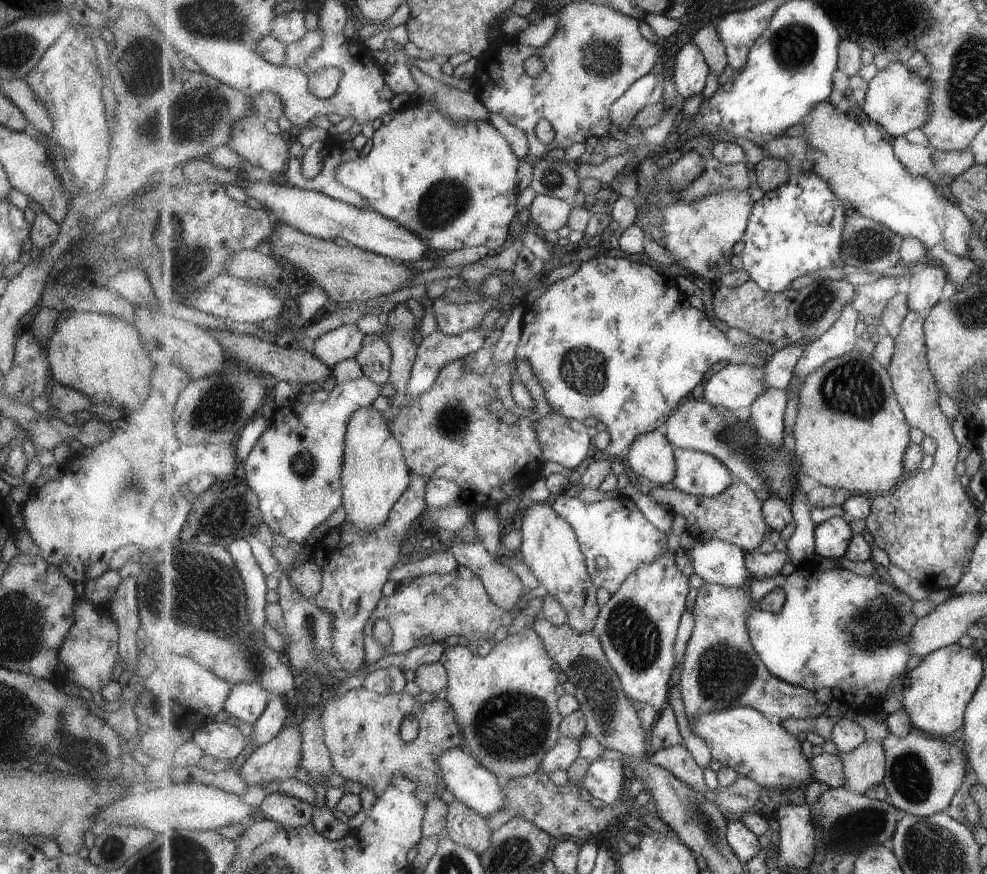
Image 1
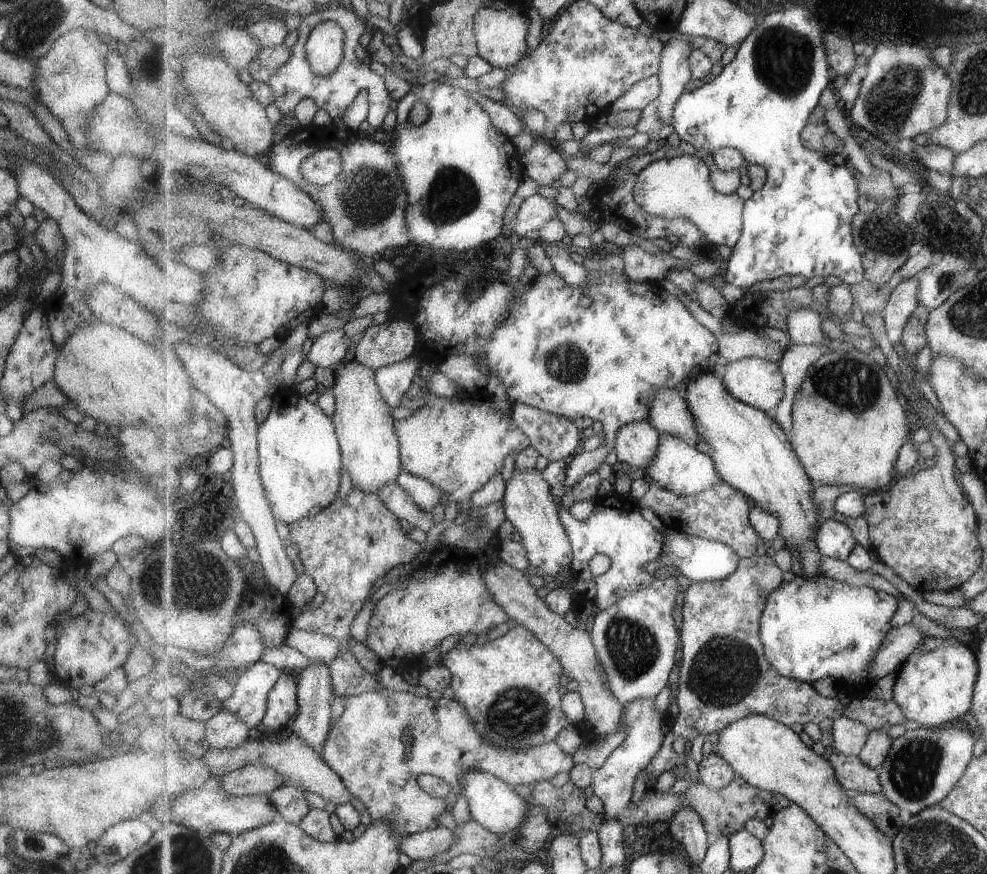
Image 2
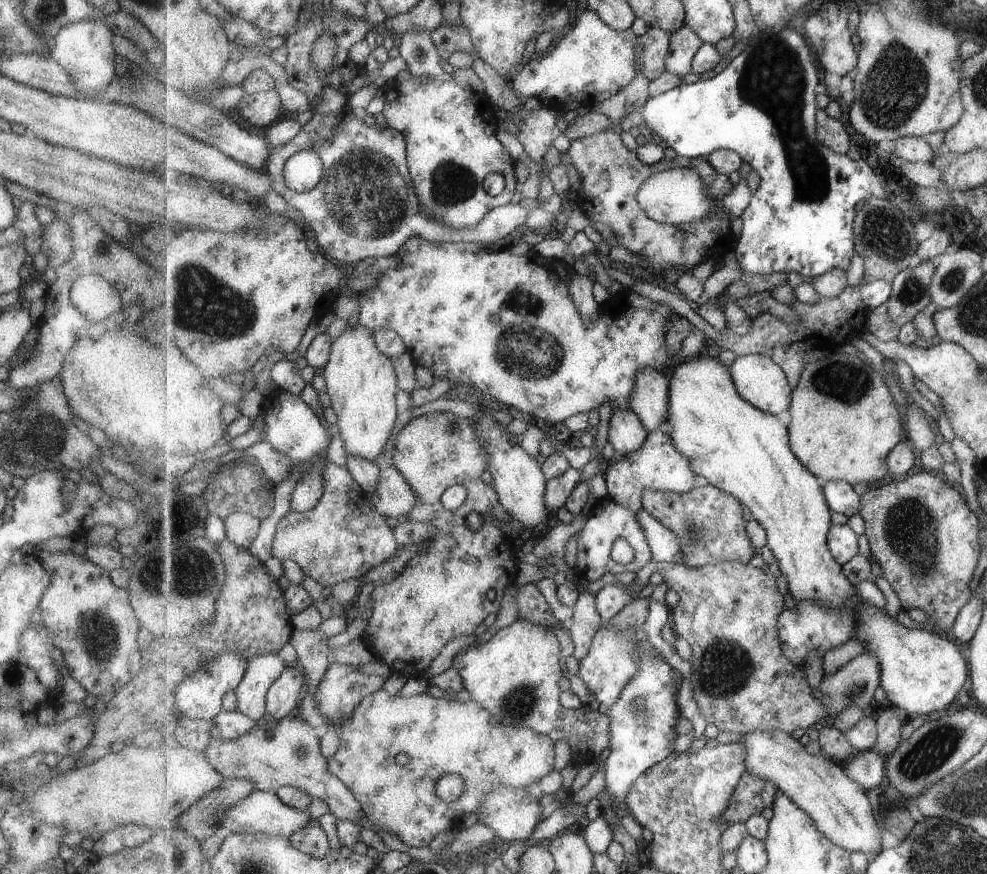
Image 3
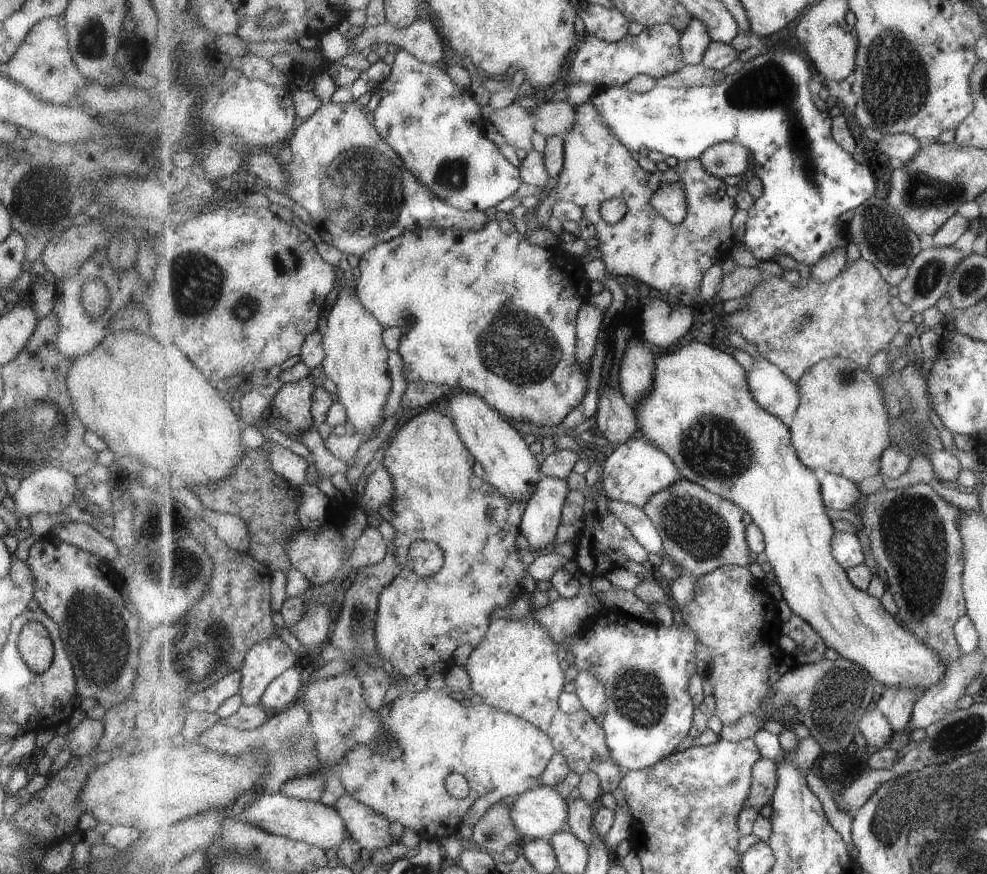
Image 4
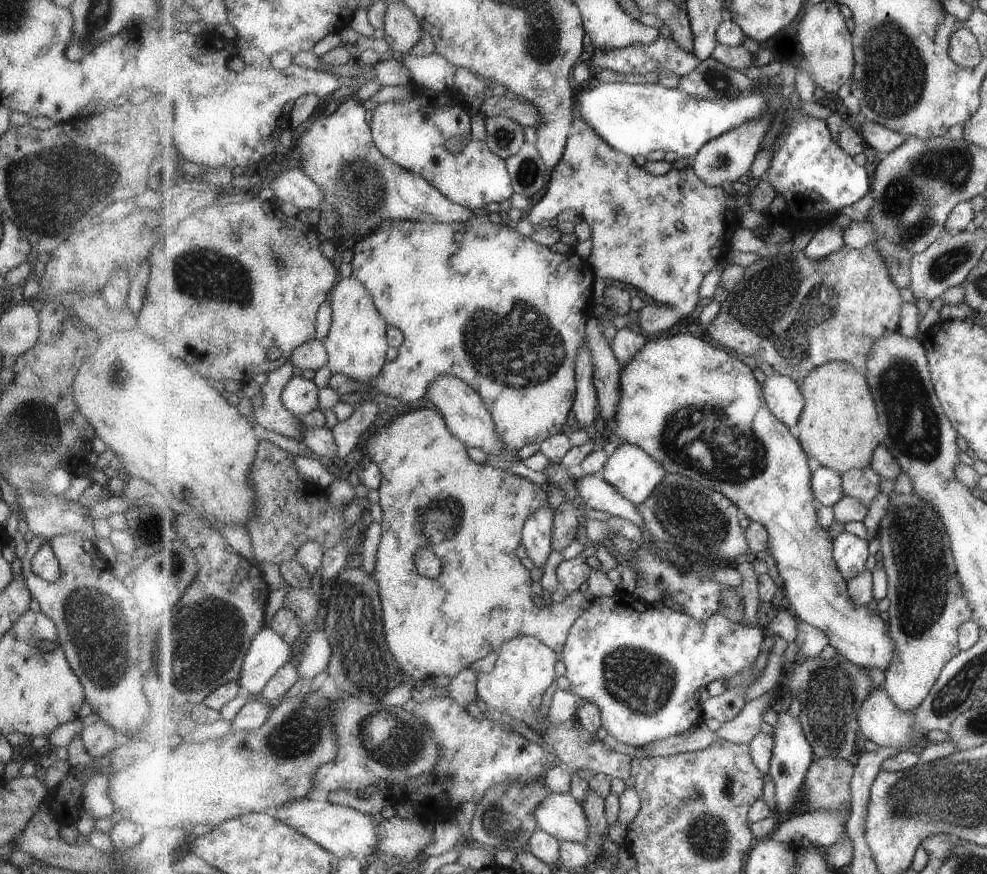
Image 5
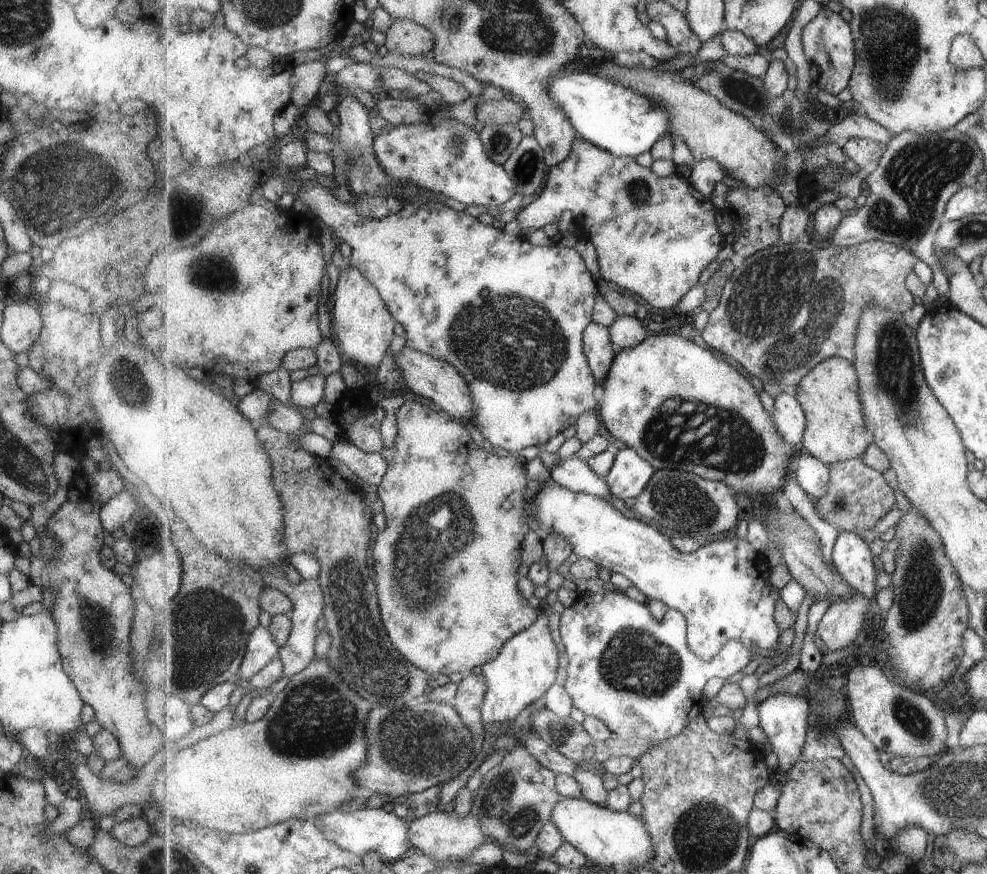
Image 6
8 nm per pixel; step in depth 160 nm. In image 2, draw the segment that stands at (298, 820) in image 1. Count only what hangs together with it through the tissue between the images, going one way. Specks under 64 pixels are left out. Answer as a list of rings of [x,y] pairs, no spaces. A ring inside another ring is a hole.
[[[292,783],[284,784],[269,795],[269,800],[278,810],[280,819],[290,823],[299,823],[309,812],[310,804],[307,802],[306,792]]]

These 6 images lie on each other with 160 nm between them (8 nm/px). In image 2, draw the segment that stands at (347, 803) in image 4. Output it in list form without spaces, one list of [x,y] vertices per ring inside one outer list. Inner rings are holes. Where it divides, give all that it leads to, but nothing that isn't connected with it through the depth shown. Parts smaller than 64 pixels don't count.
[[[283,729],[277,736],[265,736],[265,738],[255,738],[247,740],[245,744],[233,749],[210,748],[204,758],[199,762],[204,768],[208,768],[214,780],[232,774],[241,768],[246,768],[247,764],[263,764],[275,768],[279,774],[283,774],[288,783],[301,788],[305,792],[317,794],[325,798],[326,802],[334,802],[337,806],[347,804],[353,800],[352,793],[345,786],[344,781],[337,772],[334,772],[326,764],[323,755],[317,754],[311,746],[307,746],[295,733],[285,734]]]

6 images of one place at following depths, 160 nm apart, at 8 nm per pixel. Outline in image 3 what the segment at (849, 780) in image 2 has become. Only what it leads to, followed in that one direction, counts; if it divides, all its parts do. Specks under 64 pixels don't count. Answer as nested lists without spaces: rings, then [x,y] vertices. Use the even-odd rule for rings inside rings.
[[[857,751],[851,760],[842,764],[847,774],[867,793],[883,784],[889,756],[873,751]]]

